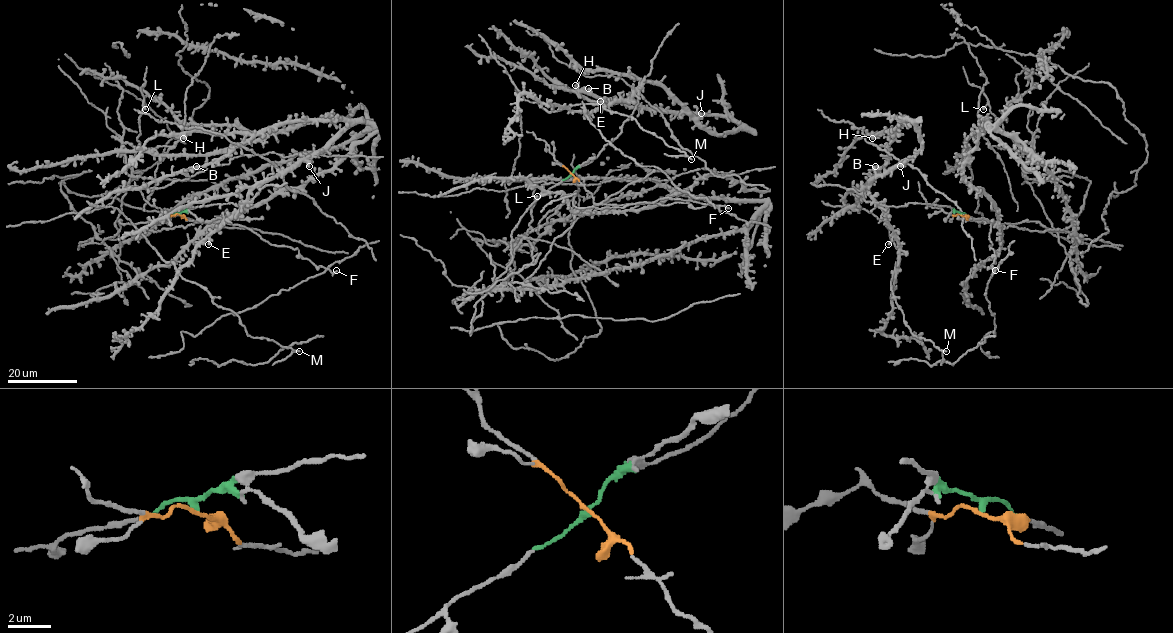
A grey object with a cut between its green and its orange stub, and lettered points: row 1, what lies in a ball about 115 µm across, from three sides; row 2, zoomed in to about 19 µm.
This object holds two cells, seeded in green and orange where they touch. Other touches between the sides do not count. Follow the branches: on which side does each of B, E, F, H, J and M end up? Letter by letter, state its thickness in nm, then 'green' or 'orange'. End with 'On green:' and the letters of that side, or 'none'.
B: calibre 440 nm; green
E: calibre 360 nm; green
F: calibre 180 nm; orange
H: calibre 550 nm; green
J: calibre 460 nm; green
M: calibre 180 nm; green
On green: B, E, H, J, M

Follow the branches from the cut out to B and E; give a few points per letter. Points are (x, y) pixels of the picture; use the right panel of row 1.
B: (960, 215), (869, 194), (920, 150), (913, 122), (900, 120), (875, 166)
E: (960, 215), (946, 205), (908, 203), (895, 207), (878, 203), (887, 214), (887, 223), (893, 231), (888, 244)

